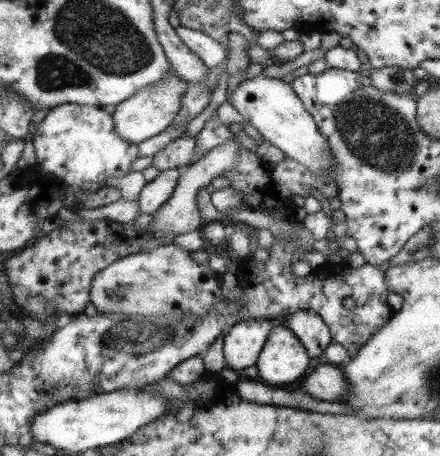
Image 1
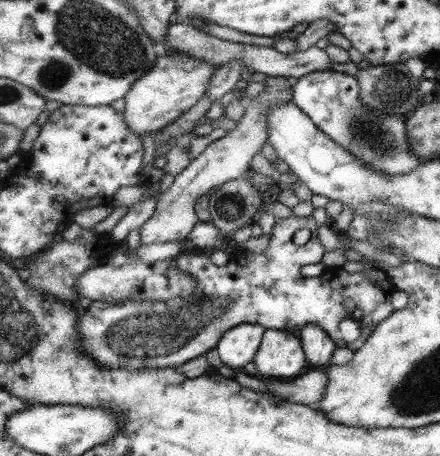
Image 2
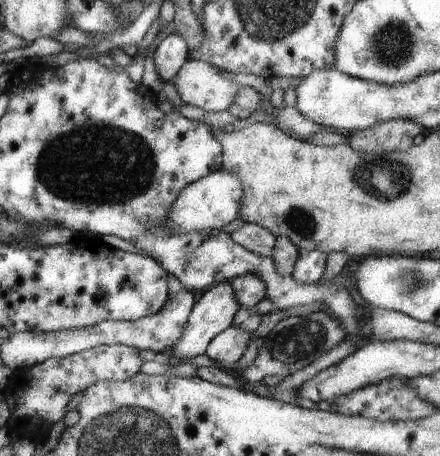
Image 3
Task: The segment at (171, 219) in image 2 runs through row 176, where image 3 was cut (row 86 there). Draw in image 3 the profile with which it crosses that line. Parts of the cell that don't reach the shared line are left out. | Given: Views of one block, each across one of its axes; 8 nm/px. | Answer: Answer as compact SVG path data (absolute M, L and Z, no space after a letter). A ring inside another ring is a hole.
M193 58L181 64L171 84L177 88L183 104L197 106L205 112L231 110L233 98L241 88L233 80L221 78L215 66Z

